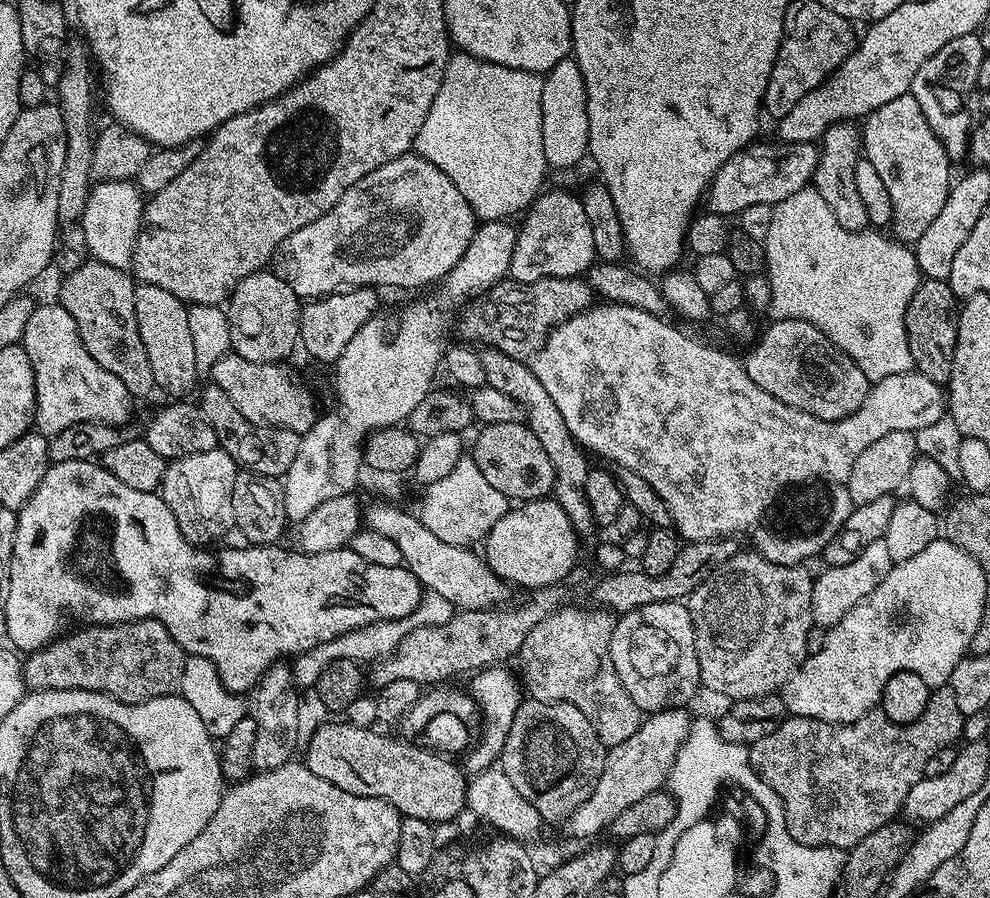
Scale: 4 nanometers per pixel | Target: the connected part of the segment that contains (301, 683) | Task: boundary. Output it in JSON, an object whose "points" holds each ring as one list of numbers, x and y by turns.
{"points":[[425,591,421,595,420,605,406,618,383,620,377,624,362,626,358,630,343,632,338,638,334,638,330,642,322,642,322,646,314,646,314,650,301,652,290,664,296,687,300,690,315,689,318,678,322,678,322,670,326,670,326,666,330,666,330,662,338,662,339,660,354,660,357,662,368,660,367,662,375,662,382,656,389,656,398,646,398,642,402,642,402,638,407,636,413,628,450,622,453,614,452,604,446,602,446,598,442,598,442,594]]}

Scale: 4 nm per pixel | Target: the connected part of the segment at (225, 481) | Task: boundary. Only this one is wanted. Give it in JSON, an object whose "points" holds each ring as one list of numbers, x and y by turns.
{"points":[[219,446,202,454,190,454,171,461,165,467,158,495,166,502,182,534,194,545,208,546,211,540,233,531,234,506,232,491,238,466]]}

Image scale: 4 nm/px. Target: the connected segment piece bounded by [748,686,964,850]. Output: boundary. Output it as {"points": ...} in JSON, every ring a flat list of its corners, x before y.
{"points":[[945,686,932,689,930,698,926,702,926,710,922,710,922,718,918,718,909,724,890,722,890,718,886,718,886,714,879,710,868,712,862,718,858,718,849,724,831,724,830,722,822,722,818,718,789,715,788,719,782,722,782,726,778,726,778,730,774,730,774,734,766,734,766,738,758,738,758,742,750,745,748,760,752,763,754,771,766,782,766,786,770,786,770,790,774,790,774,794,778,794,778,798,784,807,784,821,790,838,815,848,843,848,847,850,853,848,858,842,862,842,862,838,866,838,866,834,874,834,874,830,878,830,878,826,897,819,901,815,906,802,906,794,910,794,910,790,914,790,916,783,924,779,926,762,930,762,930,758,934,758,934,754,938,754,938,750,953,747,957,743,955,740,959,741,963,735,964,715,962,710,958,710,958,705,954,699,954,690]]}

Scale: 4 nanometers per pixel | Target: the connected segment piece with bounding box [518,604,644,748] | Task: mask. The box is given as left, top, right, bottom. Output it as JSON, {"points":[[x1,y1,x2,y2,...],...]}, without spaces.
{"points":[[566,604,554,614,548,615,526,634,526,639,522,642,518,653,518,661,520,660,520,666,523,669,522,682,525,691,531,699,562,701,568,705,577,706,578,710,581,710,582,714,590,720,604,746,609,748,626,742,627,738,636,733,644,716,637,703,622,686,621,679,614,670,613,659,610,658,610,638,613,637,613,628,617,619,607,609,593,609]]}

